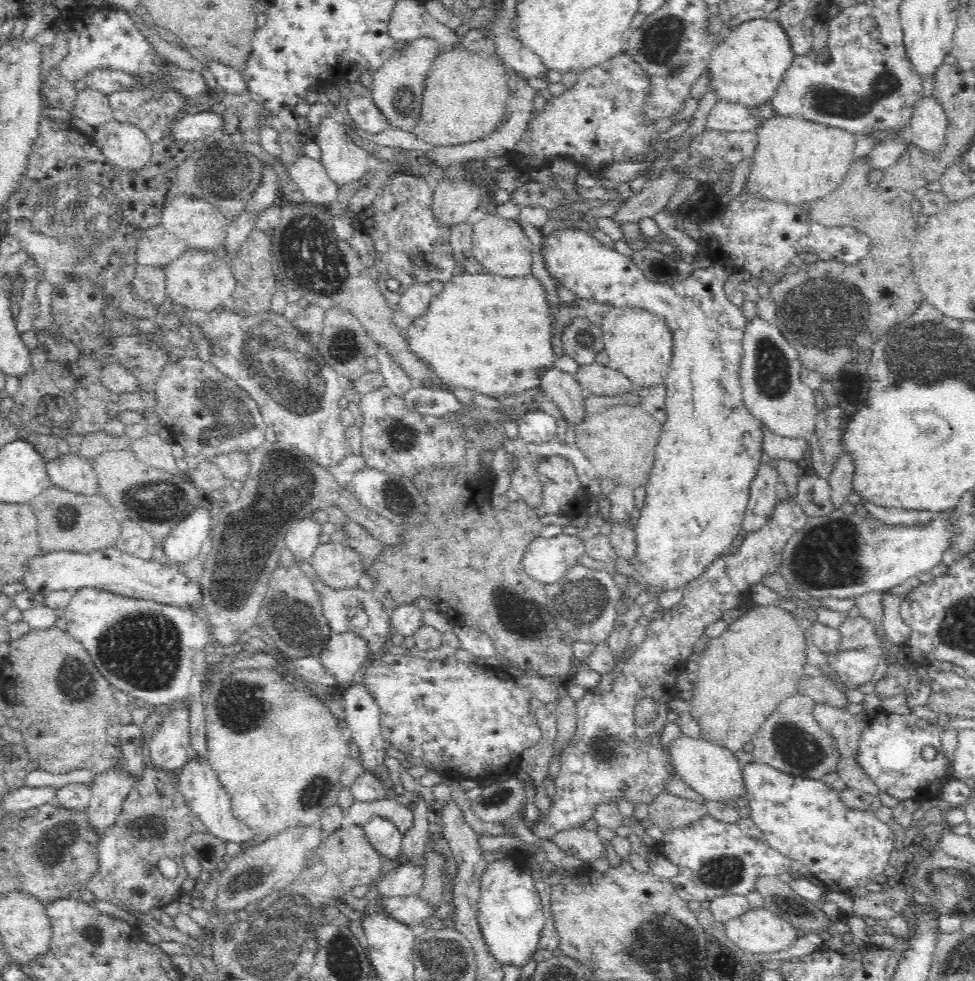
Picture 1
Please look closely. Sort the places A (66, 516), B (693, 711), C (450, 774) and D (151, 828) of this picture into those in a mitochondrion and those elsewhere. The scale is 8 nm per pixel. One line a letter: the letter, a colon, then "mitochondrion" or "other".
A: mitochondrion
B: other
C: other
D: mitochondrion

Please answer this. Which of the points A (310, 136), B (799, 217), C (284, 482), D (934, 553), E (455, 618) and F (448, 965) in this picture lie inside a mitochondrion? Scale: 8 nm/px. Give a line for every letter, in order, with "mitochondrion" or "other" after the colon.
A: other
B: other
C: mitochondrion
D: other
E: other
F: mitochondrion

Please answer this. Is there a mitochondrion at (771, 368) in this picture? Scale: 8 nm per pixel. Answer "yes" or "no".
yes

